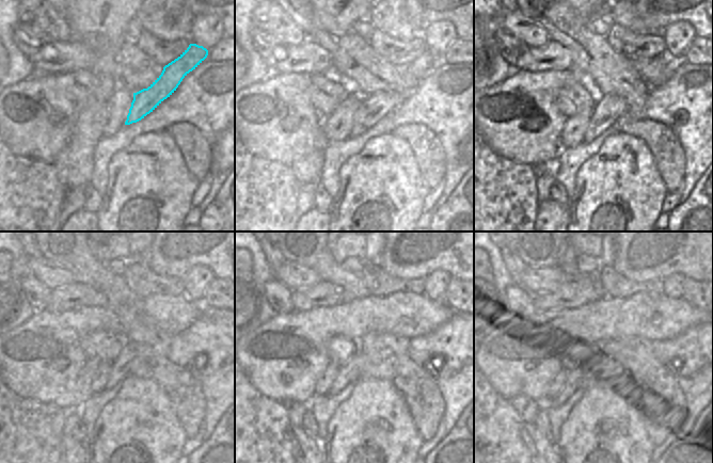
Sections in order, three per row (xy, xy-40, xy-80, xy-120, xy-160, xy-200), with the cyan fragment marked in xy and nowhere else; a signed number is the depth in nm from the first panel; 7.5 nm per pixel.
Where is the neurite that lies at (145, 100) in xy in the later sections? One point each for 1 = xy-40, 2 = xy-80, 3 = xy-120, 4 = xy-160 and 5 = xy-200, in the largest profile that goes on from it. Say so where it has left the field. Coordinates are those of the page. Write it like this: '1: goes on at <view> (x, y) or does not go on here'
1: goes on at xy-40 (373, 108)
2: goes on at xy-80 (605, 113)
3: goes on at xy-120 (111, 373)
4: goes on at xy-160 (348, 373)
5: goes on at xy-200 (573, 381)

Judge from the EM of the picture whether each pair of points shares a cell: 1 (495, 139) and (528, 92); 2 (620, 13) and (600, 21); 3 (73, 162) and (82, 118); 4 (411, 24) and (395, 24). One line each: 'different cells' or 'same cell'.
1: same cell
2: different cells
3: same cell
4: same cell

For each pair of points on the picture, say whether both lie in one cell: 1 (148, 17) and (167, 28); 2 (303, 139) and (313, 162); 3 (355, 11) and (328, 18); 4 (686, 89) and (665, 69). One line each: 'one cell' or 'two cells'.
1: one cell
2: two cells
3: one cell
4: two cells

